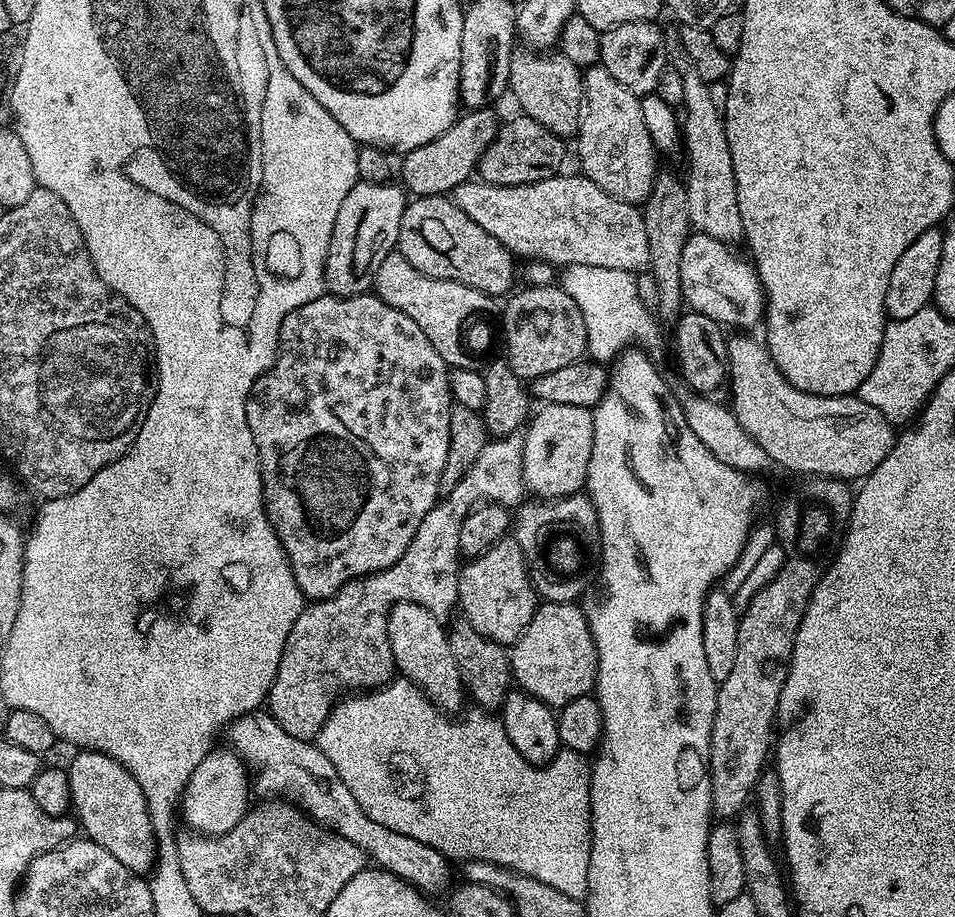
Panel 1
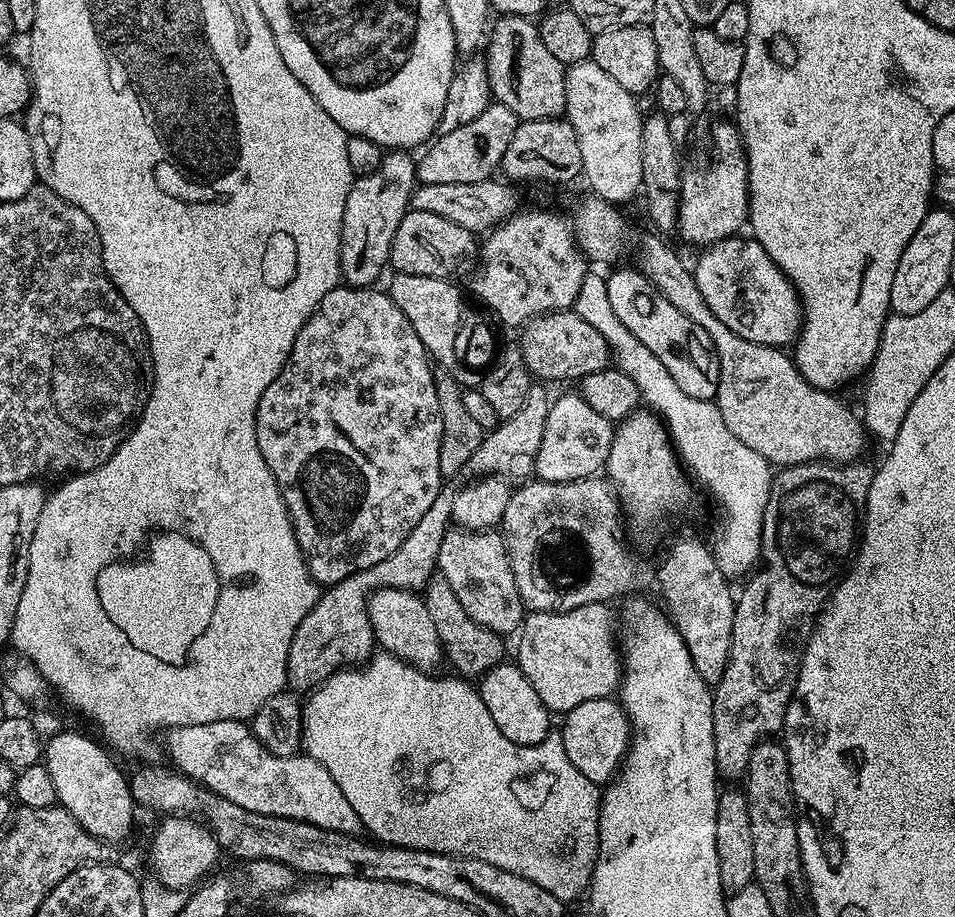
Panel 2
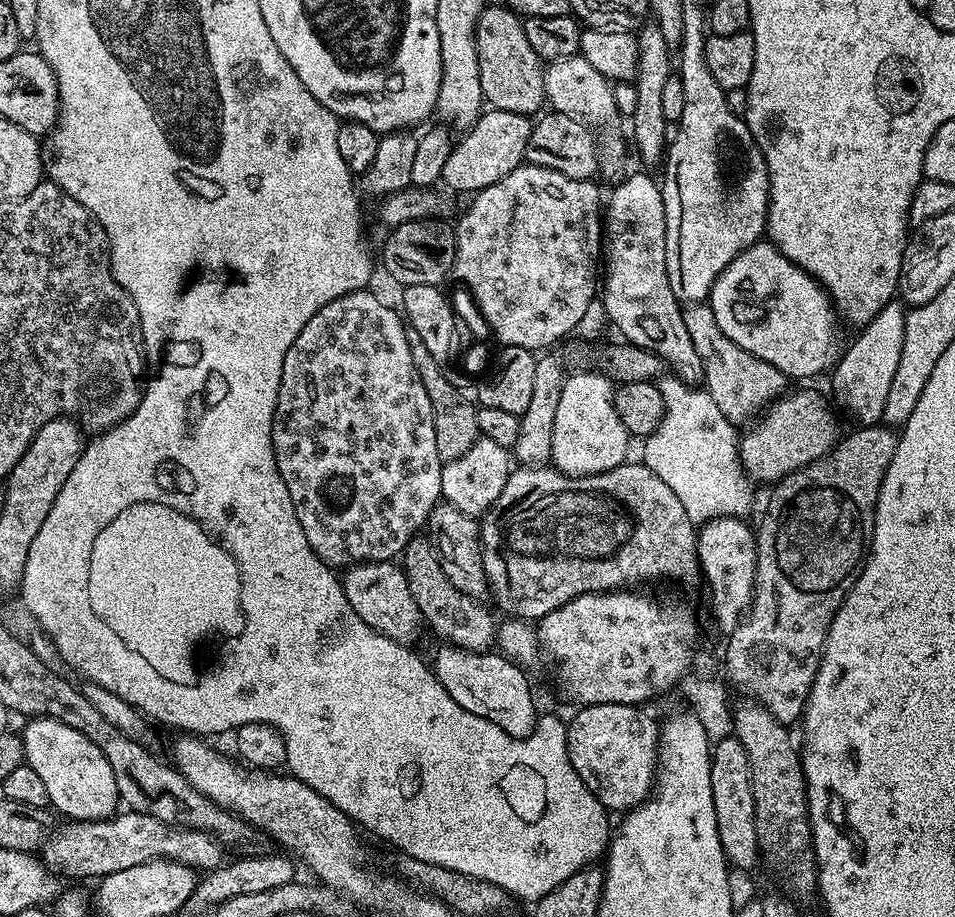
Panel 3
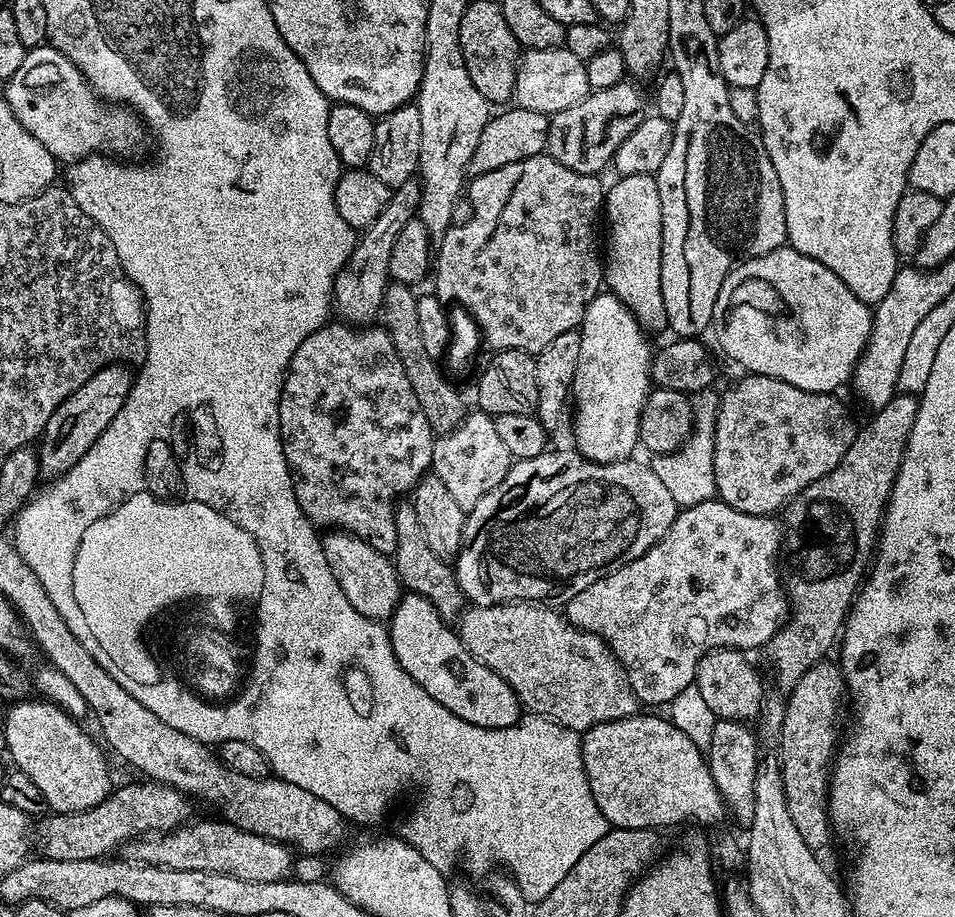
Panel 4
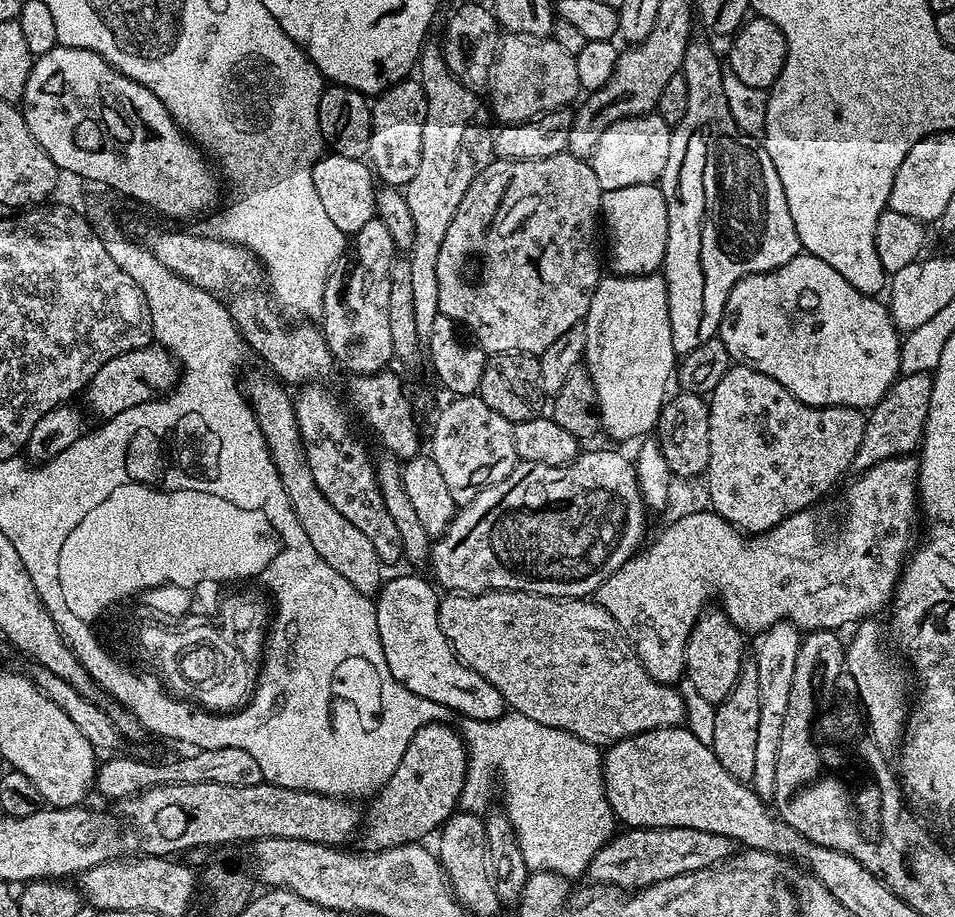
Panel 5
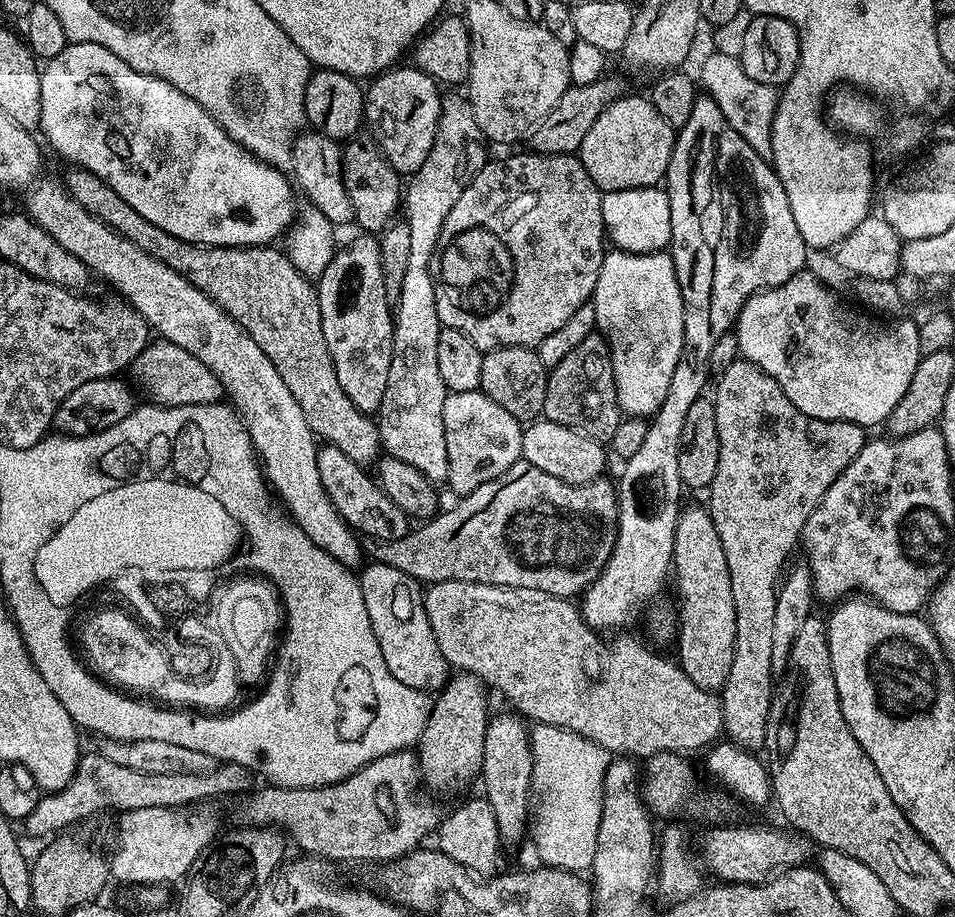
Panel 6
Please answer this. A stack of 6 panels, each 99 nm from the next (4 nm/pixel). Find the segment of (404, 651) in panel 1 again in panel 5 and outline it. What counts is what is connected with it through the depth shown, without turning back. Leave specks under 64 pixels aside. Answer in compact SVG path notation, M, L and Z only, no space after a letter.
M252 376L248 384L246 380L246 399L252 406L252 413L258 418L258 426L274 458L278 478L282 478L282 486L286 486L286 498L290 498L290 506L294 514L298 514L298 522L302 522L302 530L306 530L306 538L310 538L314 550L318 550L319 556L322 557L322 562L327 562L335 572L342 574L342 578L346 578L346 582L350 582L354 590L375 597L382 583L382 565L378 550L374 550L370 538L366 538L366 534L362 534L362 530L358 530L354 522L342 518L342 514L338 514L338 510L334 510L334 506L326 502L326 494L318 490L304 453L293 397L279 379L268 376Z

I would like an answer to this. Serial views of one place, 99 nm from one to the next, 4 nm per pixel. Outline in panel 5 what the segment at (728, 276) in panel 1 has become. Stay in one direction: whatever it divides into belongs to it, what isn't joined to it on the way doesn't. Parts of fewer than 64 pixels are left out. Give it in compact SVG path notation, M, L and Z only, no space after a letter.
M801 254L790 258L790 262L786 262L786 266L778 266L772 272L755 272L739 280L734 286L734 290L730 290L730 294L726 298L718 338L724 343L736 364L744 364L748 368L753 368L774 378L774 382L786 386L786 390L790 390L790 394L794 394L794 398L819 408L841 404L847 408L870 410L886 395L889 386L896 381L896 377L901 375L900 341L902 333L892 320L892 313L888 311L887 303L881 302L875 296L862 294L854 286L850 286L850 282L846 282L846 278L842 274L838 274L838 270L834 270L834 266L826 266L826 262L822 262L822 258L817 256Z

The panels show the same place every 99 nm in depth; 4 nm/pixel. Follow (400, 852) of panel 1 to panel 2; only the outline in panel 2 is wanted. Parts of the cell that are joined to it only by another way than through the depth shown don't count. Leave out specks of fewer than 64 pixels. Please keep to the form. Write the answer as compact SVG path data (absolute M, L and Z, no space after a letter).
M220 719L218 722L173 725L165 732L164 744L173 761L170 762L183 775L236 806L256 814L304 821L336 833L357 835L361 831L358 814L321 763L307 754L270 754L255 738L247 721Z

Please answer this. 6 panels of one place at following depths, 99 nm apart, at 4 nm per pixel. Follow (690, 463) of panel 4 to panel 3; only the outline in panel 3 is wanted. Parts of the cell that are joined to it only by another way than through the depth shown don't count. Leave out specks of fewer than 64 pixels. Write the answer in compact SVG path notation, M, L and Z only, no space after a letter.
M672 374L661 376L658 387L664 403L664 417L655 431L643 441L642 462L651 472L658 474L658 478L662 478L666 486L674 490L675 497L682 502L683 509L696 526L703 526L719 516L747 517L747 512L752 508L754 484L745 476L744 467L740 465L737 425L731 424L726 414L718 410L714 398L710 398L703 387L690 385Z

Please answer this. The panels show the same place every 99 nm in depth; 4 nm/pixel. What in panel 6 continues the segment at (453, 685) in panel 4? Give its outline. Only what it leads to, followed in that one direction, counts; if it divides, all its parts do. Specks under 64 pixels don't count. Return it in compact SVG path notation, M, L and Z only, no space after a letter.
M379 562L365 563L359 569L358 579L362 598L366 601L366 614L370 614L370 626L374 626L374 638L378 638L378 650L382 650L386 670L390 670L390 674L394 674L402 686L410 686L419 692L432 694L443 688L450 679L450 669L446 658L442 658L442 650L438 650L434 630L430 630L430 622L426 618L421 581L402 570L394 570L394 566Z

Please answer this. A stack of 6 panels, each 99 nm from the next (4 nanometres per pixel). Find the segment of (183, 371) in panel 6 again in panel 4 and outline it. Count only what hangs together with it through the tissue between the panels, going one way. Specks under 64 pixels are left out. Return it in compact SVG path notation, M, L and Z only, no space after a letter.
M108 364L60 403L58 410L50 414L43 432L38 437L41 477L55 478L66 474L76 465L78 458L82 458L82 454L86 454L86 450L90 450L90 446L98 442L102 430L106 430L106 426L114 422L114 414L122 410L122 402L126 402L130 394L133 379L134 372L131 367Z

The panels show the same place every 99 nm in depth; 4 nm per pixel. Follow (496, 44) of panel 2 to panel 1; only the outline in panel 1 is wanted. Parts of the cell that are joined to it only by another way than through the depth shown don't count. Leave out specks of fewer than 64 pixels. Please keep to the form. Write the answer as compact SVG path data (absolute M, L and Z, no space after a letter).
M513 47L510 58L510 96L516 99L521 113L546 126L555 136L575 137L580 131L580 114L584 107L582 70L570 58L559 54L537 54L531 47Z

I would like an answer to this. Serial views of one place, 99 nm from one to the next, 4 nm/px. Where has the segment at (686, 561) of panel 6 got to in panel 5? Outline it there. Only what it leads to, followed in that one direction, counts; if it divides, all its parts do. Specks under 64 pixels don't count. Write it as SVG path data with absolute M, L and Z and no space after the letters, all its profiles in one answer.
M723 610L712 611L705 611L697 620L696 625L692 627L684 659L686 680L692 683L693 690L709 706L722 703L734 690L734 686L738 682L738 674L746 663L746 657L744 657L745 633L732 625L730 618Z

